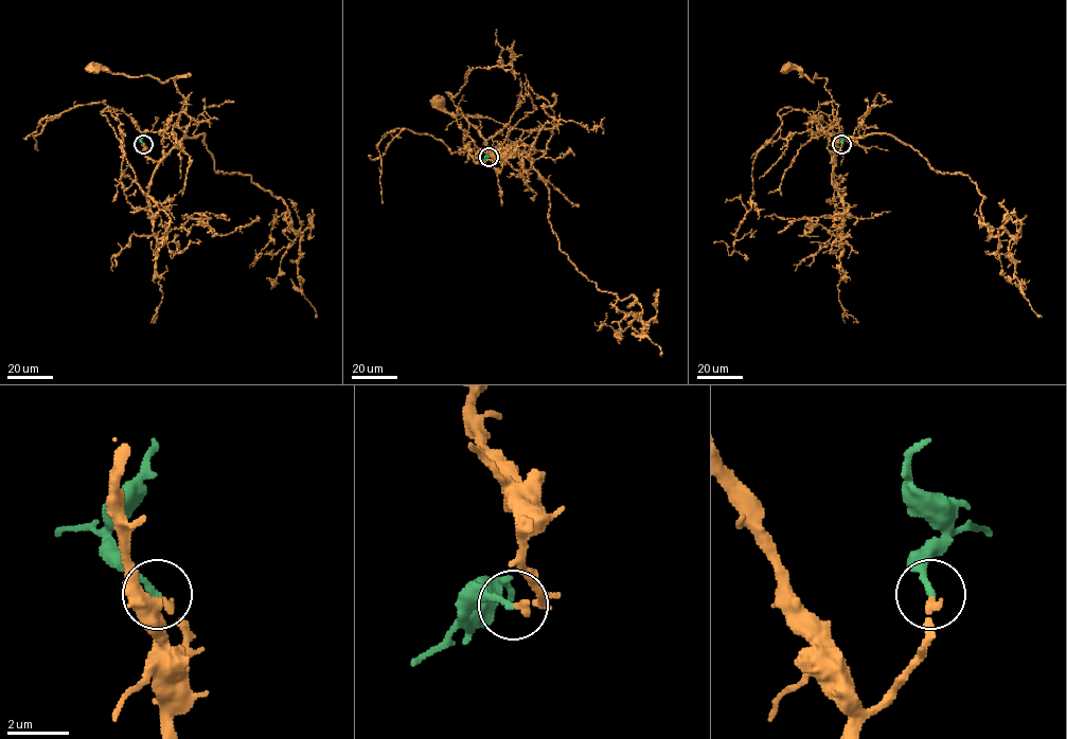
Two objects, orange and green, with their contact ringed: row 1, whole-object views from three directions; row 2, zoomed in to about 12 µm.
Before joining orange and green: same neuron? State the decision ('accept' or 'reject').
accept

